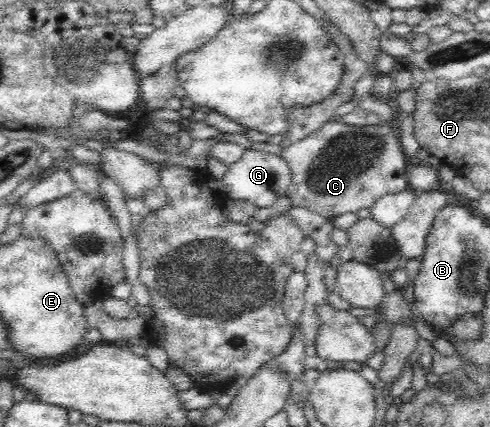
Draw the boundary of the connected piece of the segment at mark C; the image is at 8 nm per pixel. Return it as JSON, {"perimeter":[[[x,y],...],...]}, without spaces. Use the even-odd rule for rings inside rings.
{"perimeter":[[[340,120],[326,122],[322,127],[294,142],[280,153],[291,172],[288,197],[291,209],[314,211],[327,223],[333,223],[346,213],[358,214],[361,209],[371,210],[380,199],[408,189],[407,157],[400,146],[398,135],[388,126],[354,127]]]}

